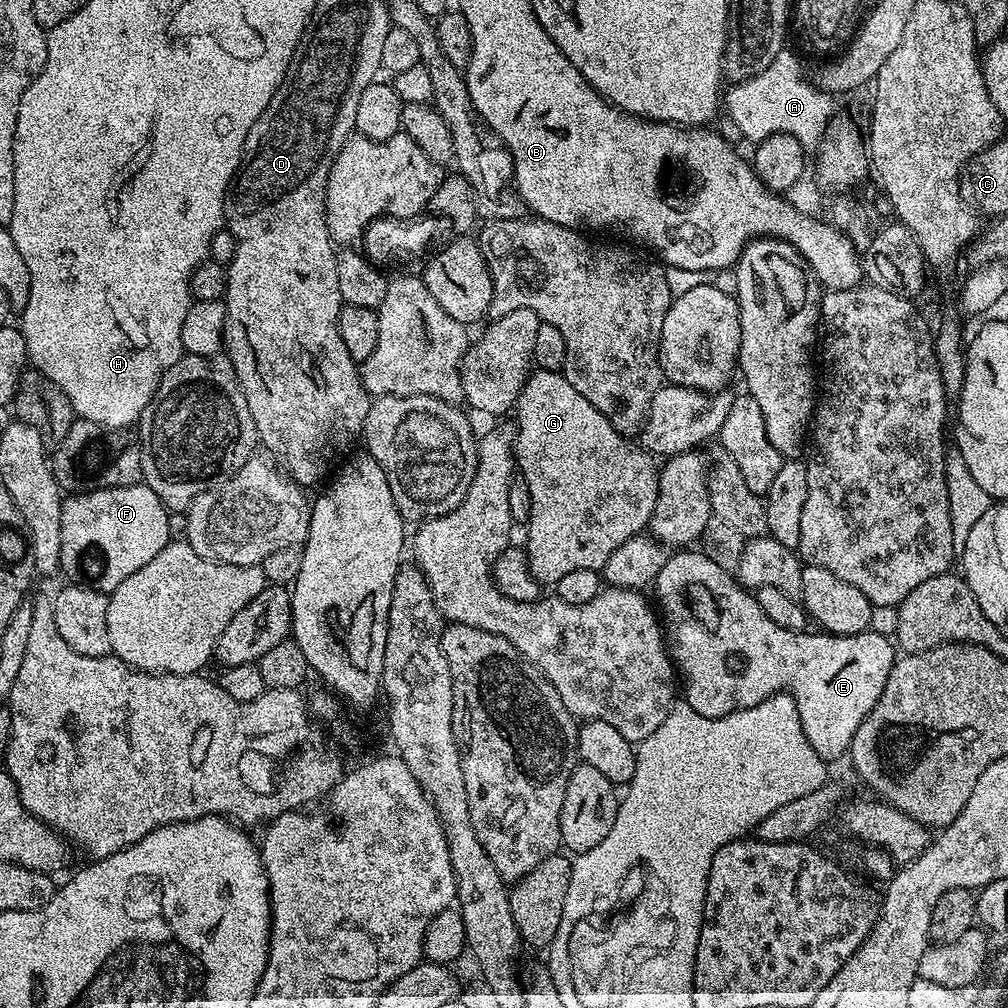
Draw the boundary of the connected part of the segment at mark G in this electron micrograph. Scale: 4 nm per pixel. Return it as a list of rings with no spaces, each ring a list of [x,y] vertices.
[[[545,368],[533,371],[517,396],[514,405],[515,414],[518,430],[516,429],[514,434],[514,458],[517,462],[517,469],[530,490],[530,502],[532,503],[526,521],[526,527],[528,527],[526,551],[530,574],[541,586],[554,586],[558,582],[558,578],[570,574],[570,570],[603,569],[605,562],[610,558],[610,554],[614,554],[614,550],[618,550],[618,546],[622,546],[622,542],[641,535],[648,528],[658,498],[660,473],[657,461],[633,441],[632,445],[628,441],[631,439],[625,433],[619,432],[606,418],[606,414],[602,414],[602,410],[594,410],[594,405],[587,398],[582,398],[582,394],[578,394],[578,390],[574,390],[574,386],[570,386],[570,382],[565,378],[563,371],[551,372]]]

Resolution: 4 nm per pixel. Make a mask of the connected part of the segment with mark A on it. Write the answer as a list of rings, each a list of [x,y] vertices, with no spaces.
[[[785,50],[778,54],[778,58],[774,58],[774,62],[770,62],[770,66],[766,66],[766,70],[733,83],[729,92],[727,89],[726,112],[728,108],[728,116],[732,119],[733,126],[746,139],[752,140],[751,142],[765,140],[774,134],[786,134],[793,136],[805,150],[816,150],[820,147],[820,140],[828,128],[828,123],[831,122],[833,116],[837,115],[838,108],[835,104],[837,101],[830,92],[825,92],[813,81],[812,84],[804,77],[804,68],[800,65],[799,58],[791,50]]]

